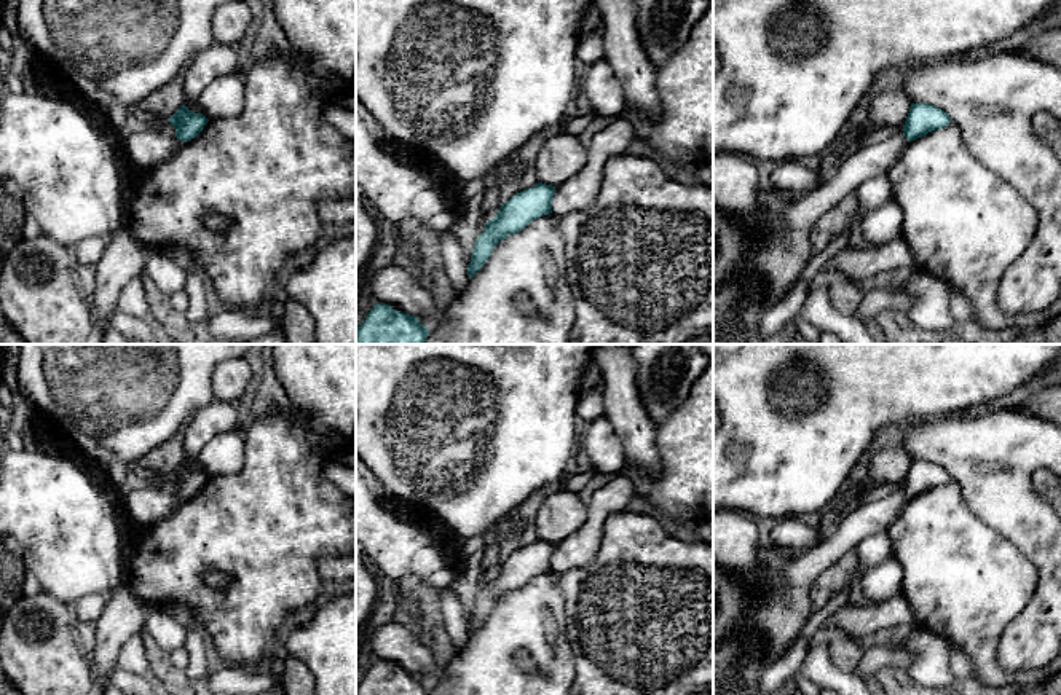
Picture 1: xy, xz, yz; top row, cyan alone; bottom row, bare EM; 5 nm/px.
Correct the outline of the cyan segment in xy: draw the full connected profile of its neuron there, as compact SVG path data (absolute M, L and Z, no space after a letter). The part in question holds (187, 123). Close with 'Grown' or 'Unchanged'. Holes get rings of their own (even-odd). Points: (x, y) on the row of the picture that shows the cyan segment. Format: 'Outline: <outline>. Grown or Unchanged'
Outline: M182 105L168 121L176 128L179 140L190 142L204 129L209 120L203 113L195 113Z. Unchanged

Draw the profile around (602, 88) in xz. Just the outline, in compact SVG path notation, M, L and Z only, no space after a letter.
M605 59L592 64L579 92L589 99L595 116L614 120L627 105L622 86Z

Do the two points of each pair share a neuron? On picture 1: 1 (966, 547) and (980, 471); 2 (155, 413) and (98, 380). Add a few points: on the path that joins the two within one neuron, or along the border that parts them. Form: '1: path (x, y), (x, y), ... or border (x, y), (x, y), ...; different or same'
1: border (951, 479), (959, 486), (962, 499), (988, 525); different
2: path (141, 399), (122, 380), (112, 380); same

